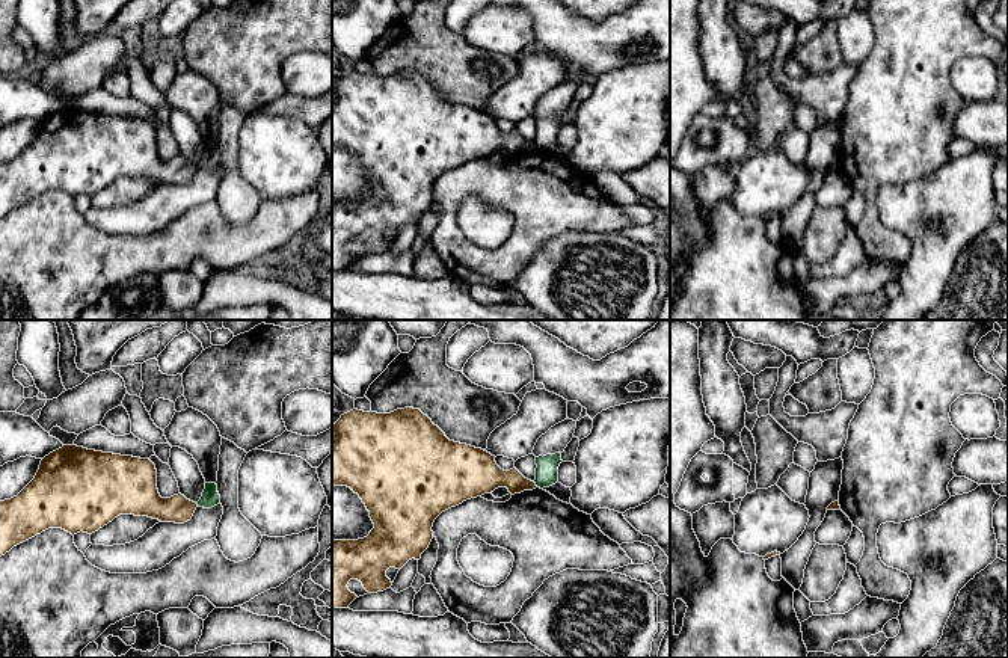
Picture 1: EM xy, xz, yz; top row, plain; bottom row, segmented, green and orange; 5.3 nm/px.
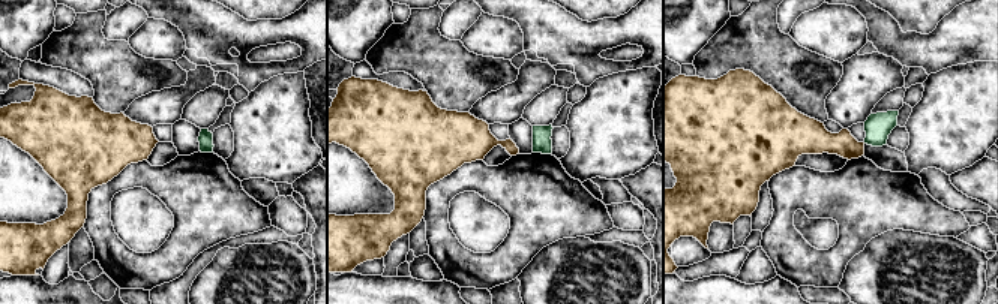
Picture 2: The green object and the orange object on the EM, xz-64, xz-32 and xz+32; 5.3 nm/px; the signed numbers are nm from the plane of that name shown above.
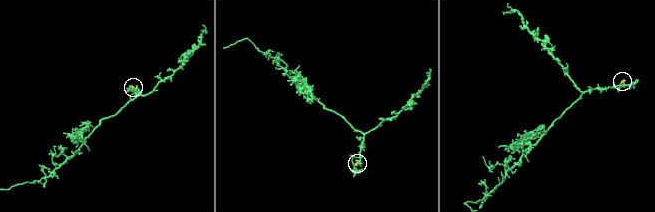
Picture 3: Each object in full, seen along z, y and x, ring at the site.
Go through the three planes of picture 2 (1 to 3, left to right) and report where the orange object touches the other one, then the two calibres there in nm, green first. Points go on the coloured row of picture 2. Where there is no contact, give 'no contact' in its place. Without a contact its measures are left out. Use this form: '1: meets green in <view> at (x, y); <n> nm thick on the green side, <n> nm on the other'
1: no contact
2: no contact
3: no contact

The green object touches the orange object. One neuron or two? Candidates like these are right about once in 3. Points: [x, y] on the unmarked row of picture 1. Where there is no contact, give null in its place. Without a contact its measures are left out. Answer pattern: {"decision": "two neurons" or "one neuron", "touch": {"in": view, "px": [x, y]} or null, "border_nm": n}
{"decision": "two neurons", "touch": {"in": "xz", "px": [536, 147]}, "border_nm": 40}

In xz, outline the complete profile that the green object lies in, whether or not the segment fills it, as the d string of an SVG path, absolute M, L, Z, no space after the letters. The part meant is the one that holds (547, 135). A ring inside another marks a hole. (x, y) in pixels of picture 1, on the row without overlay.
M561 115L536 119L536 148L543 151L558 143L558 128L561 125Z

